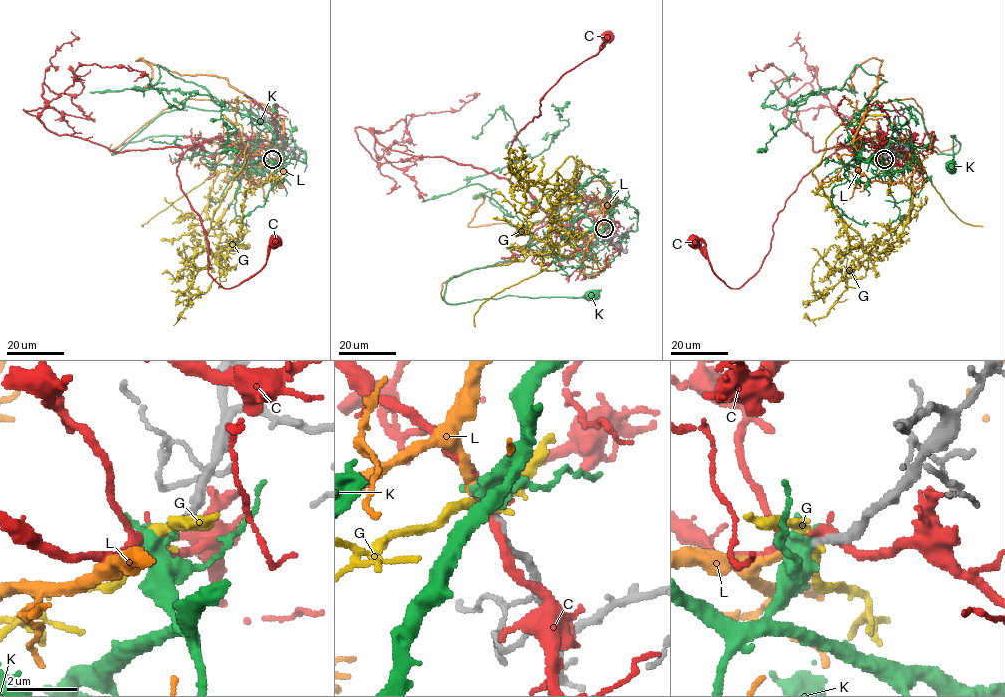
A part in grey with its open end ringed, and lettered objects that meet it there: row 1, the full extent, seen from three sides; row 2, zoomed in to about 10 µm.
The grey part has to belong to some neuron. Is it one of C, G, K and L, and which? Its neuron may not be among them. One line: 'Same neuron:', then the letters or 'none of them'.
Same neuron: L

